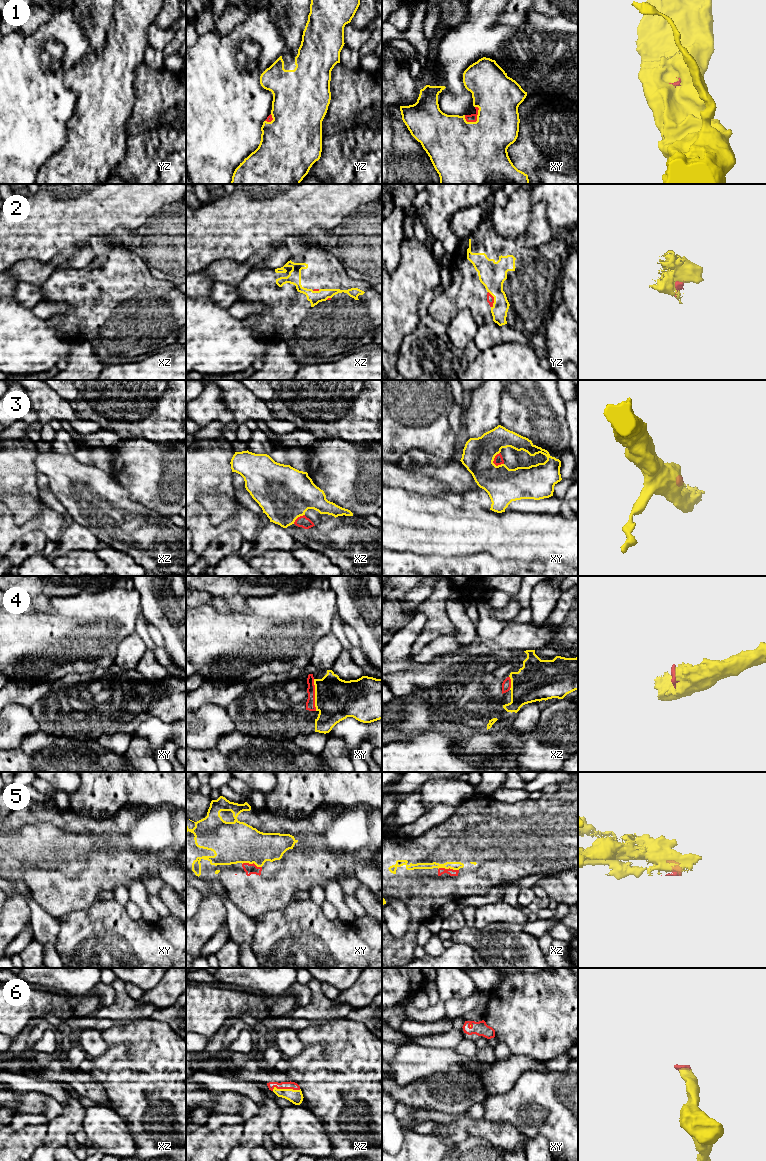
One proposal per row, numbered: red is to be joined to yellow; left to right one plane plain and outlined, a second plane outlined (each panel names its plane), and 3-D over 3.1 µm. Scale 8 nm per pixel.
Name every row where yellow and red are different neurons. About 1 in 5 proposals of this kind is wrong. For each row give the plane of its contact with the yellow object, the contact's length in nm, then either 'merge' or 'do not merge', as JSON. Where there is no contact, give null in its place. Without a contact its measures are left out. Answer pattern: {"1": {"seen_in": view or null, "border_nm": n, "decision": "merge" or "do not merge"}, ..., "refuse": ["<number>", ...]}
{"1": {"seen_in": "xy", "border_nm": 160, "decision": "merge"}, "2": {"seen_in": "yz", "border_nm": 140, "decision": "merge"}, "3": {"seen_in": "xy", "border_nm": 120, "decision": "merge"}, "4": {"seen_in": "xy", "border_nm": 260, "decision": "merge"}, "5": {"seen_in": "xz", "border_nm": 170, "decision": "merge"}, "6": {"seen_in": "xz", "border_nm": 240, "decision": "merge"}, "refuse": []}

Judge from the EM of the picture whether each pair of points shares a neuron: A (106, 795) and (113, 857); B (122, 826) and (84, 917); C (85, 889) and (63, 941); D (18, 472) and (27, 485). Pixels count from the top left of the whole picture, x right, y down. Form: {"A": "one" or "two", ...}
{"A": "two", "B": "two", "C": "two", "D": "one"}

